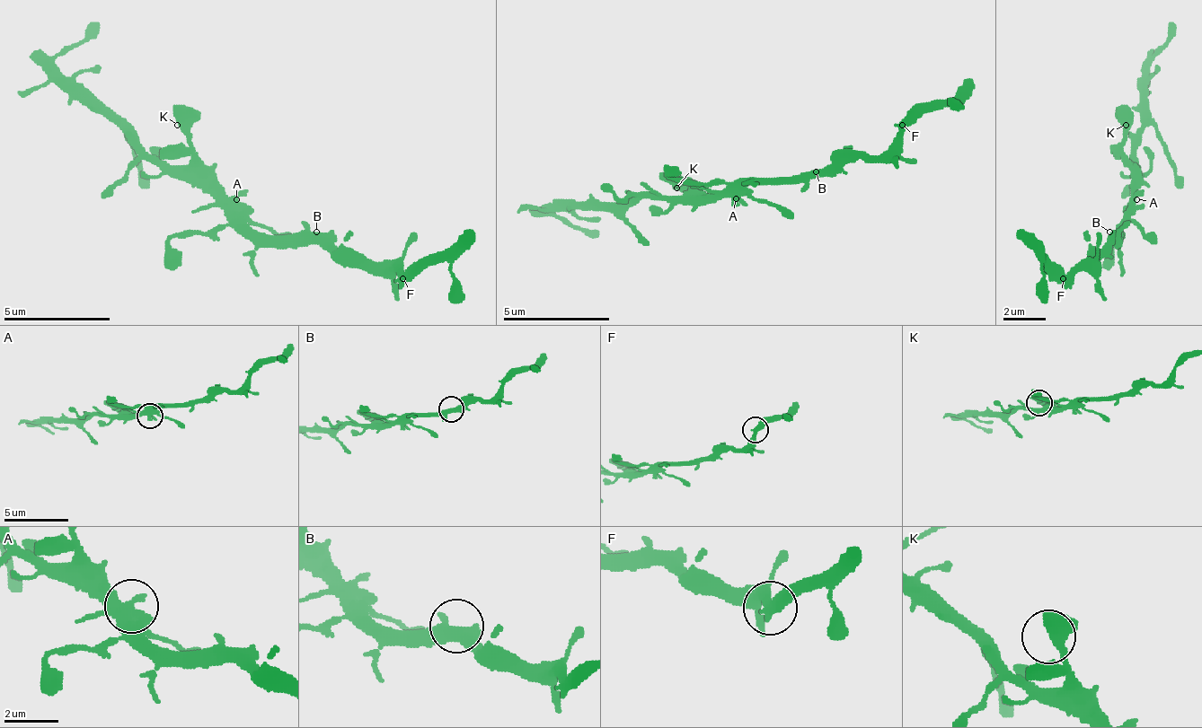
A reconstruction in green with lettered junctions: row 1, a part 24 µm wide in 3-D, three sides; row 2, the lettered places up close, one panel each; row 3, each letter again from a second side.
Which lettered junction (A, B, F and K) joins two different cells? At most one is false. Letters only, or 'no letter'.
no letter

